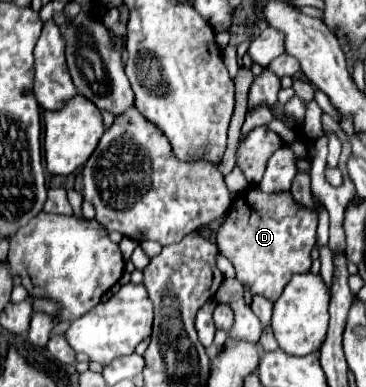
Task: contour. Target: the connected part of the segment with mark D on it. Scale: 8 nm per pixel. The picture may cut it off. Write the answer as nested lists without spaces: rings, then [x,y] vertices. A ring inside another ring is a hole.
[[[251,186],[243,190],[231,204],[217,232],[219,252],[235,266],[237,280],[251,288],[251,294],[261,294],[275,302],[293,274],[303,274],[311,268],[311,248],[315,246],[317,214],[301,206],[291,192],[265,194]]]

